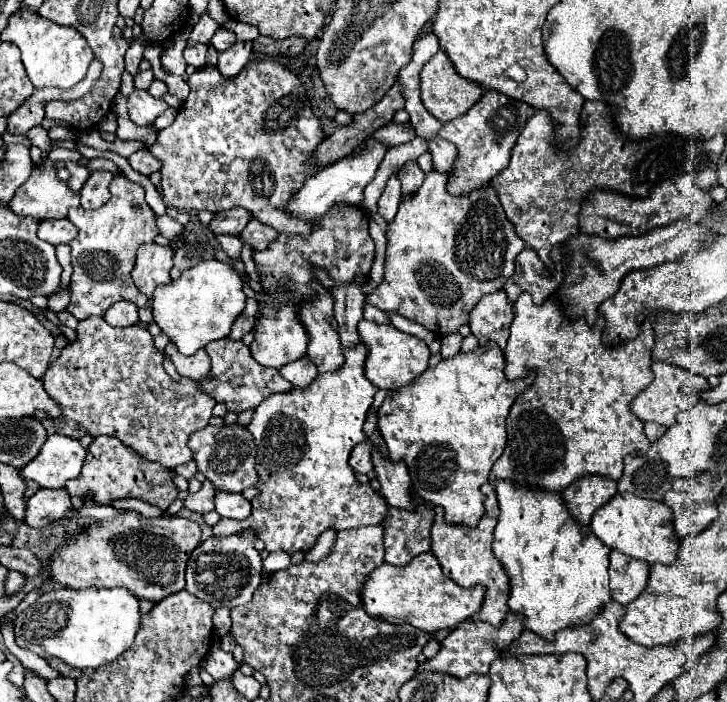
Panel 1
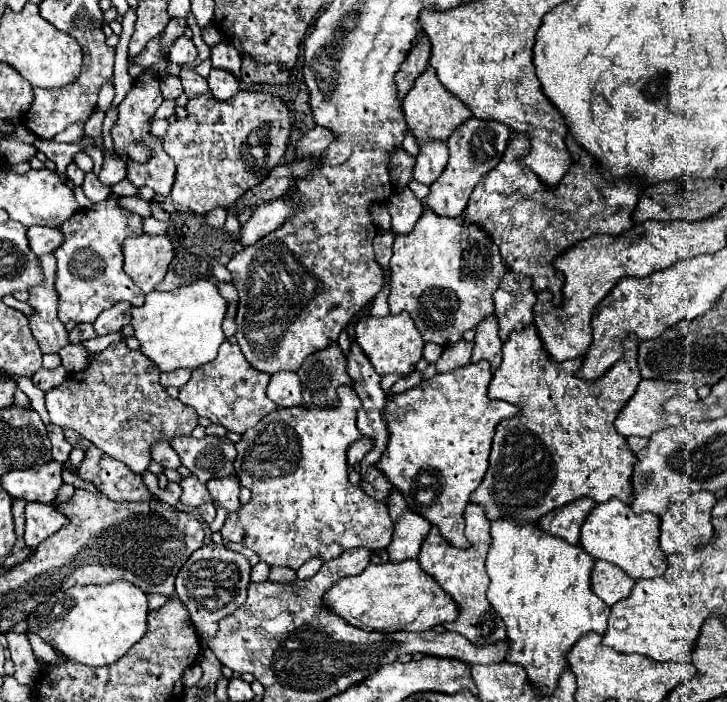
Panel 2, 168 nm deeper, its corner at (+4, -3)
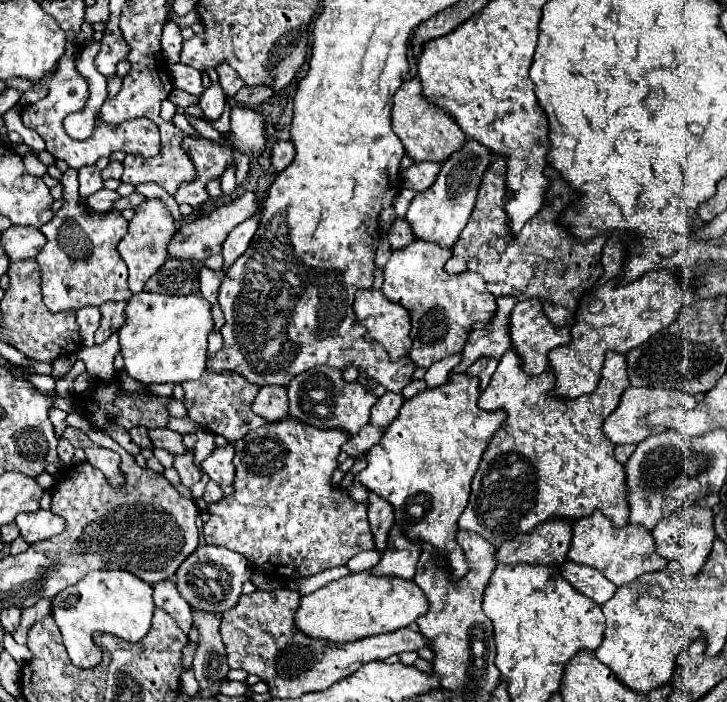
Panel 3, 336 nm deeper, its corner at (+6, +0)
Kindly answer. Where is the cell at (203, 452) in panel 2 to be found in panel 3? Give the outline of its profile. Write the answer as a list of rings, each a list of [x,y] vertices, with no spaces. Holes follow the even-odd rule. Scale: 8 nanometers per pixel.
[[[168,428],[150,430],[150,440],[154,440],[154,446],[156,446],[156,448],[164,448],[164,450],[172,452],[174,456],[190,452],[190,448],[184,446],[182,436],[180,436],[178,432],[174,432],[174,430],[168,430]]]

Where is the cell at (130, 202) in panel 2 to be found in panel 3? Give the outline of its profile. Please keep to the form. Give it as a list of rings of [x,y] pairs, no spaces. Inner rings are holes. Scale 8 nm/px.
[[[102,188],[102,190],[98,190],[96,194],[88,196],[88,198],[86,198],[86,204],[88,204],[90,208],[98,210],[98,212],[108,212],[108,210],[112,210],[112,206],[114,206],[116,200],[120,200],[120,194],[118,194],[118,192],[112,192],[112,190]]]

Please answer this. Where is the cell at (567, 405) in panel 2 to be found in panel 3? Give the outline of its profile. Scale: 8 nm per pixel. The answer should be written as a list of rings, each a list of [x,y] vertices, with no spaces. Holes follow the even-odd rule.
[[[508,348],[500,358],[500,364],[488,384],[488,388],[478,398],[478,404],[486,410],[506,410],[508,418],[496,430],[488,450],[482,456],[480,468],[472,480],[472,492],[466,510],[462,512],[458,524],[462,530],[478,532],[482,538],[500,546],[504,540],[512,540],[518,532],[530,532],[544,520],[550,518],[582,518],[600,508],[614,526],[624,526],[628,522],[628,484],[626,468],[614,458],[614,444],[602,432],[606,416],[618,406],[622,392],[630,386],[626,372],[626,354],[608,352],[608,364],[604,364],[598,388],[580,398],[560,398],[550,396],[554,390],[554,372],[546,370],[540,376],[528,374],[522,368],[522,358],[516,348]]]

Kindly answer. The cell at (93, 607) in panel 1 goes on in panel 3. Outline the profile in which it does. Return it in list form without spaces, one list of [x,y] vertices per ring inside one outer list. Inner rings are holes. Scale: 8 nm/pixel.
[[[98,570],[54,596],[50,616],[60,628],[70,660],[80,668],[94,668],[102,662],[102,648],[92,642],[94,634],[106,632],[124,642],[140,642],[150,630],[152,612],[154,600],[150,584],[130,572]]]

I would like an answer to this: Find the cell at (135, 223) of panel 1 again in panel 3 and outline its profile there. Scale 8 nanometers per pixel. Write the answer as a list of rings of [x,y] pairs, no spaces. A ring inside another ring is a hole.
[[[70,168],[64,172],[62,180],[64,184],[64,192],[68,196],[64,196],[64,206],[56,212],[54,220],[50,220],[50,224],[42,226],[42,234],[48,238],[48,244],[42,248],[42,252],[36,256],[38,264],[40,264],[40,272],[42,272],[42,296],[44,296],[44,304],[48,306],[50,312],[70,312],[70,310],[80,310],[84,306],[96,306],[100,308],[106,302],[116,302],[116,300],[130,300],[132,292],[126,284],[128,278],[128,270],[124,260],[120,258],[116,246],[122,240],[122,236],[126,236],[128,232],[128,220],[122,216],[120,210],[112,210],[106,214],[100,214],[92,208],[88,208],[78,196],[78,186],[76,186],[76,178],[70,178]]]

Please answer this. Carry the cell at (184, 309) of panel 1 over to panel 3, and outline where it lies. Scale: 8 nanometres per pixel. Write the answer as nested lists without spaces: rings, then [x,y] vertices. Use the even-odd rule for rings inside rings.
[[[138,292],[134,300],[128,300],[126,306],[126,322],[120,328],[120,350],[124,356],[124,370],[128,376],[142,384],[182,384],[186,380],[198,380],[206,370],[206,348],[208,348],[208,334],[214,330],[212,320],[212,304],[204,300],[200,294],[188,296],[168,296],[156,292]]]

